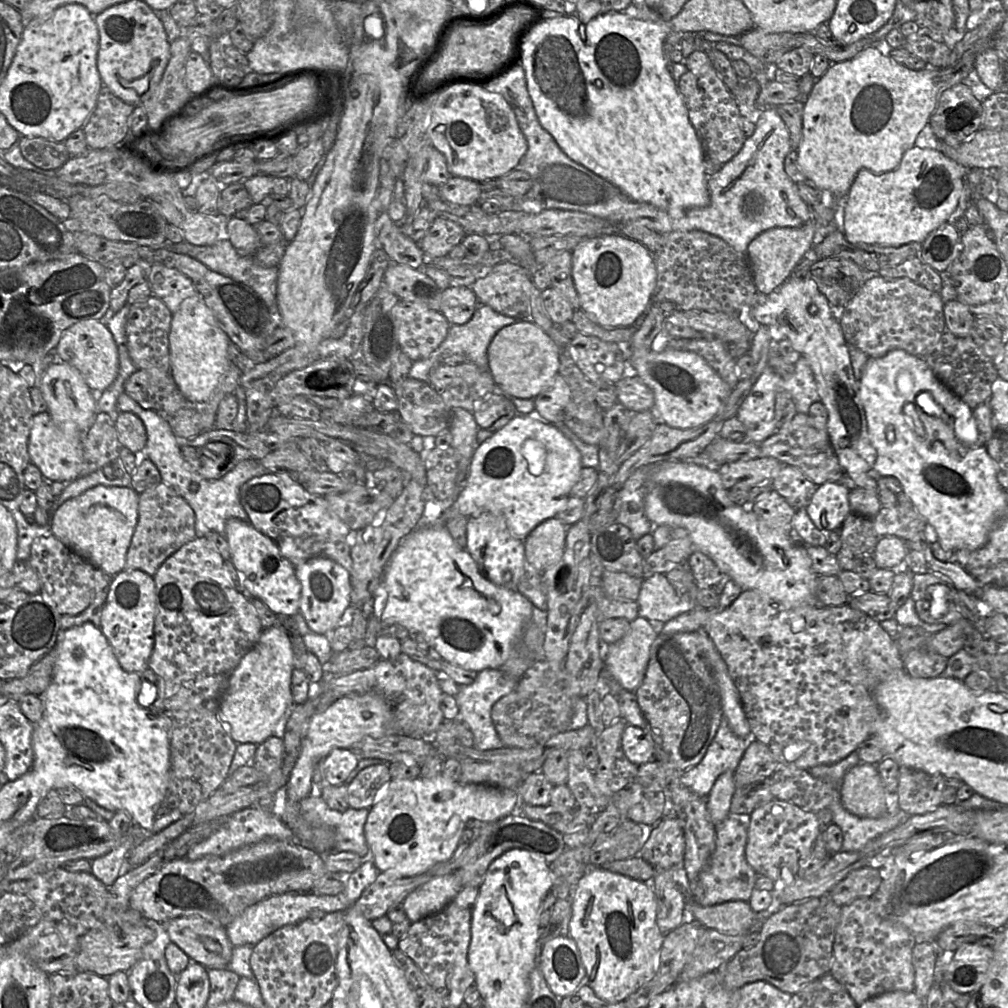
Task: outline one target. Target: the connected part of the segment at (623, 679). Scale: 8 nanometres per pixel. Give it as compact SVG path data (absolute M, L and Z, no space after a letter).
M638 615L630 623L630 629L624 637L613 644L604 645L604 669L615 684L629 692L639 688L647 670L651 646L658 635L658 629Z

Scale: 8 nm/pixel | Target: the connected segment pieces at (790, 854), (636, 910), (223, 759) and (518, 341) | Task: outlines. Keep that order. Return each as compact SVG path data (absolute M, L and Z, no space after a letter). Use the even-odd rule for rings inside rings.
M774 799L756 808L745 818L747 842L745 857L756 873L772 881L781 879L789 885L795 879L800 858L809 855L814 842L821 832L820 823L814 812L783 801Z
M602 867L589 869L576 885L572 898L569 937L577 945L586 970L587 984L596 996L608 1003L624 1002L656 974L665 935L656 922L657 902L651 884L610 872Z
M208 709L161 710L168 721L170 768L165 797L157 816L169 810L187 814L206 800L226 780L237 743L219 720L217 711Z
M519 319L500 329L488 347L488 371L495 384L518 398L534 399L559 370L558 350L550 338L530 319Z

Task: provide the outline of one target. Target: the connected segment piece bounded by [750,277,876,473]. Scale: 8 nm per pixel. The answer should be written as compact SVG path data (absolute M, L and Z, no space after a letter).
M790 277L764 302L751 308L752 317L761 325L776 326L793 347L809 362L820 401L828 412L827 433L845 473L867 473L873 469L876 450L870 442L865 410L851 364L848 343L837 312L808 277Z

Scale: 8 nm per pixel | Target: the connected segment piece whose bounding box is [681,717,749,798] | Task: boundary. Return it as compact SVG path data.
M722 718L718 730L702 760L682 772L682 783L695 794L706 798L716 779L726 771L735 771L749 739L737 736Z

